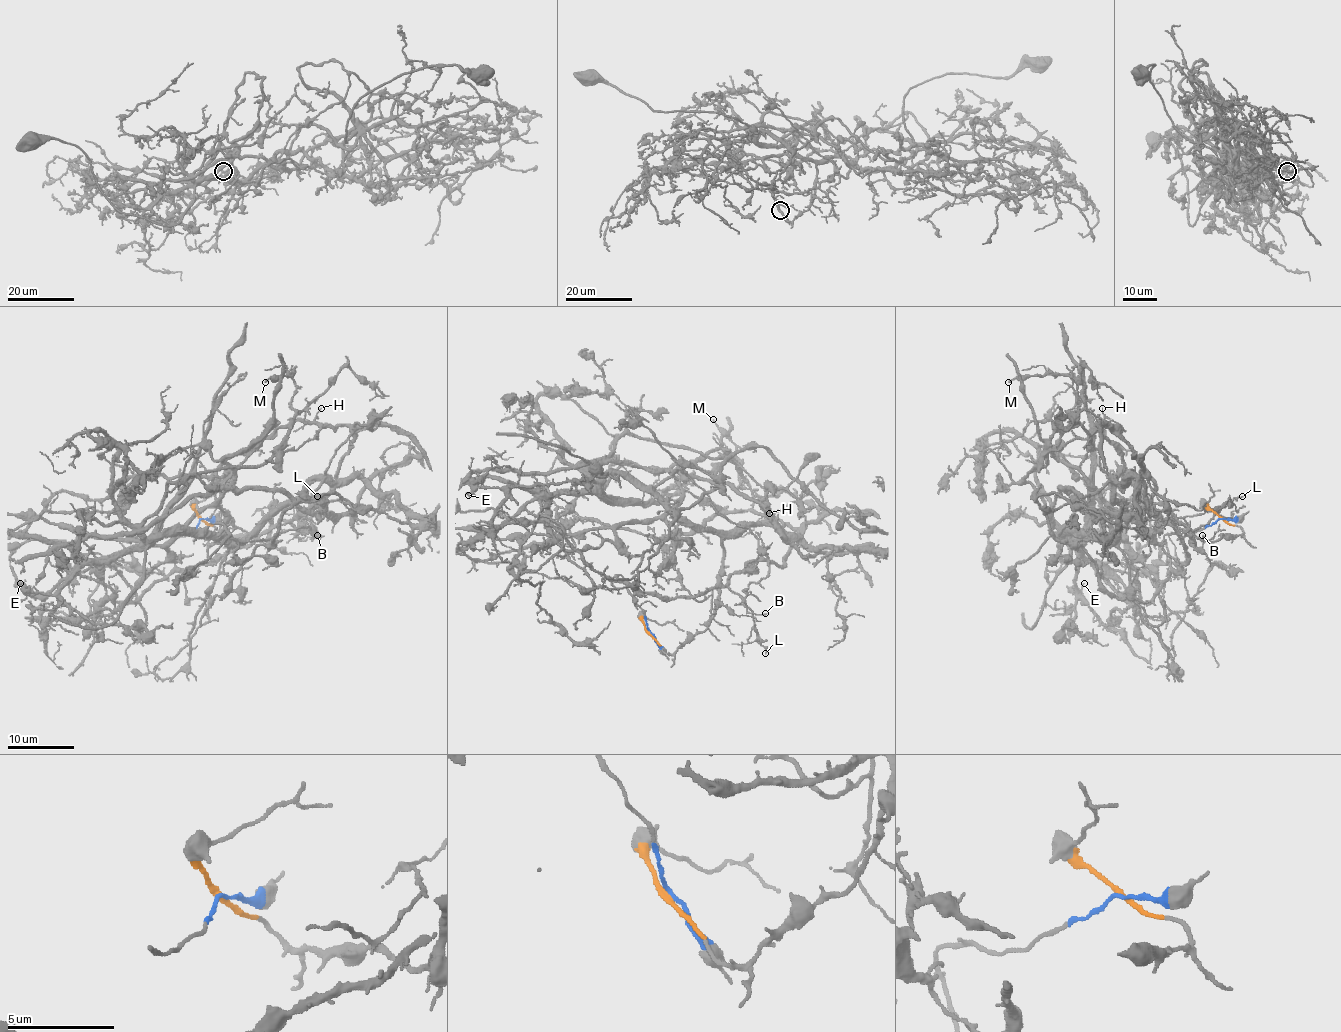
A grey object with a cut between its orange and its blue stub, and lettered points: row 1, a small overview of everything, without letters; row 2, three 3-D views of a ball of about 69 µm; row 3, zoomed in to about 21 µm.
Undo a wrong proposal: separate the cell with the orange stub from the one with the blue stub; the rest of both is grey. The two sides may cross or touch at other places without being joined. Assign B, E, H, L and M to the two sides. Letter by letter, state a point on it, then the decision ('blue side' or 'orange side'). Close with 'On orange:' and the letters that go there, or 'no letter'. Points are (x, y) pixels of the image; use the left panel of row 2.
B: (317, 535) | blue side
E: (20, 583) | orange side
H: (321, 408) | blue side
L: (317, 496) | blue side
M: (265, 382) | orange side
On orange: E, M

